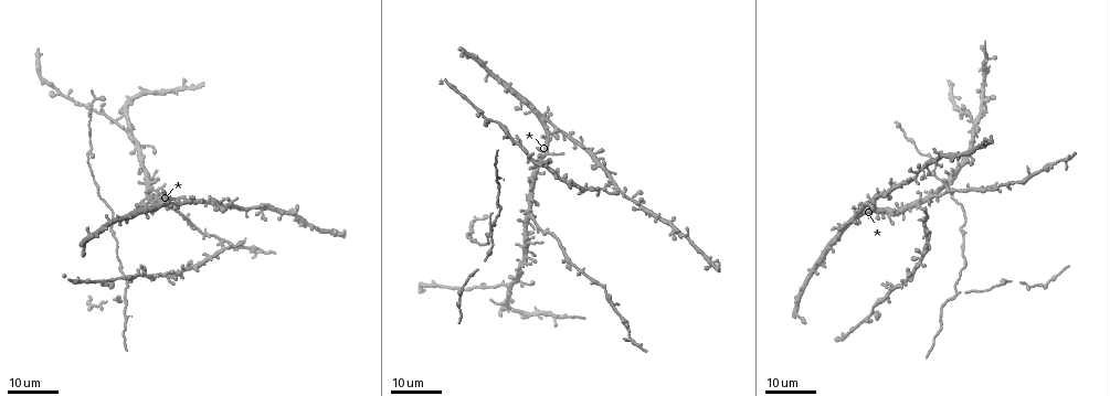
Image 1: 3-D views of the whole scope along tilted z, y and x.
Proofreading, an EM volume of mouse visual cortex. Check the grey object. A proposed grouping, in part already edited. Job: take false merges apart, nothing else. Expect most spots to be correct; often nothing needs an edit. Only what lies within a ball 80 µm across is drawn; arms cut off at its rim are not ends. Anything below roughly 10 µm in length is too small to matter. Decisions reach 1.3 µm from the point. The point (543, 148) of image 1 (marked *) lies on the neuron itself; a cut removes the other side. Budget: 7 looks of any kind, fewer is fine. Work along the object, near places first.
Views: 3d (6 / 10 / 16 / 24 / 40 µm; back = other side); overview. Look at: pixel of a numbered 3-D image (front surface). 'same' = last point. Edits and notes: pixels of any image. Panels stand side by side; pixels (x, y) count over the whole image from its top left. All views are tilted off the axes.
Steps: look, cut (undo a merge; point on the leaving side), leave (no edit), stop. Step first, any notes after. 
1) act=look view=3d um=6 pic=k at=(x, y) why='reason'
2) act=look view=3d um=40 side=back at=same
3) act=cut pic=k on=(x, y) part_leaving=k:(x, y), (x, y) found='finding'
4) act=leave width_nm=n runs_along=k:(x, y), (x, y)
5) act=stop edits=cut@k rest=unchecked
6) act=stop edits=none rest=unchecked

act=look view=3d um=24 pic=1 at=(548, 121) why='looks like a crossing'

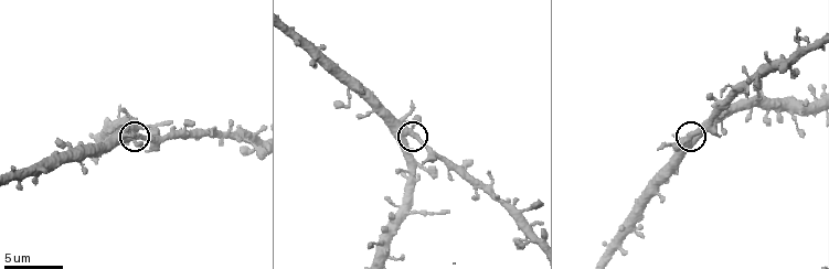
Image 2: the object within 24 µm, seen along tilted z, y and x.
act=look view=3d um=10 pic=2 at=(685, 141)

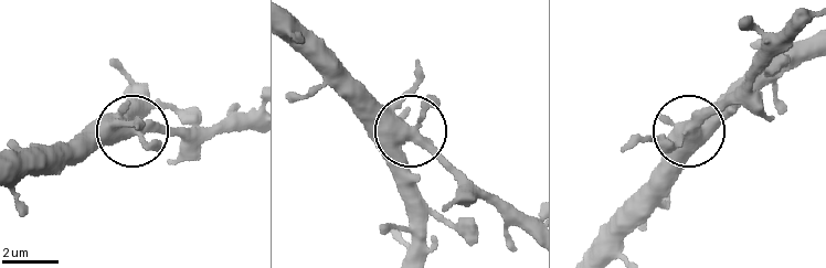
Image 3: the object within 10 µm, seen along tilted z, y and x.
act=leave width_nm=410 runs_along=3:(406, 252), (415, 226), (408, 132), (363, 84) found='all the same neuron'

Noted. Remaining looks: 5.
act=look view=3d um=16 pic=1 at=(915, 177) why='four-way junction'

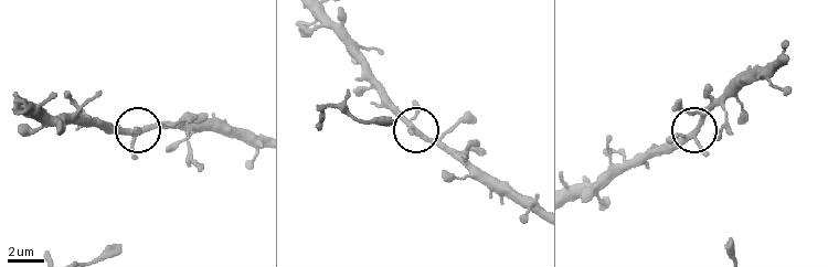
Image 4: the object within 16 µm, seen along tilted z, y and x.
act=look view=3d um=6 pic=4 at=(413, 127)

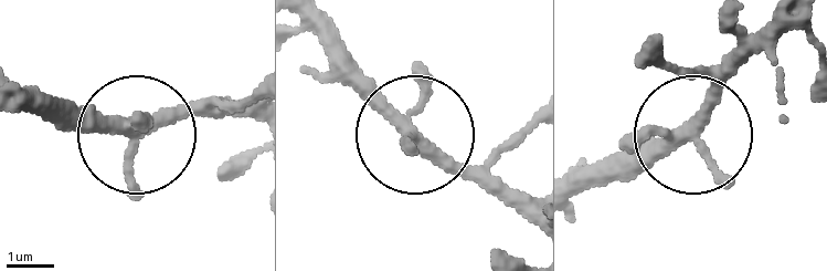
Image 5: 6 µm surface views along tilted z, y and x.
act=leave arms=4 runs_along=5:(310, 25), (499, 198) found='all the same neuron'

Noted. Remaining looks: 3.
act=look view=3d um=24 pic=1 at=(528, 219) why='looks like a crossing'

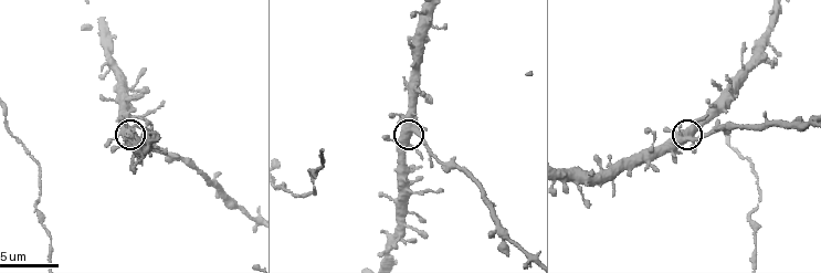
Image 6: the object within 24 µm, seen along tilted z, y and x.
act=look view=3d um=6 pic=6 at=(410, 132) why='closer look'

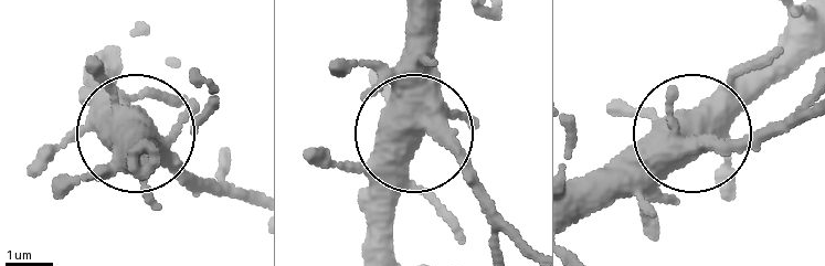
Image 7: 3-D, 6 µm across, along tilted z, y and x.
act=leave width_nm=530 runs_along=7:(578, 220), (694, 139), (762, 131) found='one neuron here'

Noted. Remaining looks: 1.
act=look view=3d um=10 pic=6 at=(522, 250) why='side arm on a straight run'

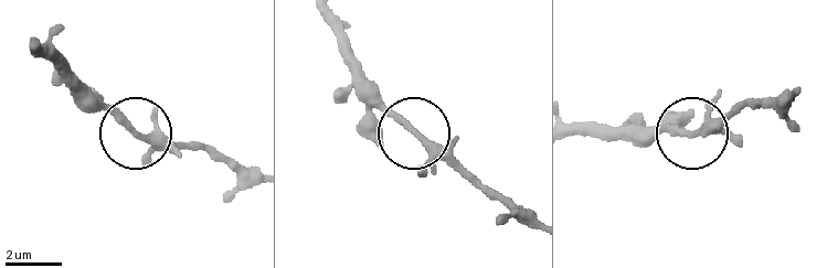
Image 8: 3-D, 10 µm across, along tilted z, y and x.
act=leave runs_along=8:(572, 131), (697, 128), (742, 109) found='all the same neuron'

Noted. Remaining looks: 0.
act=stop edits=none rest=unchecked

